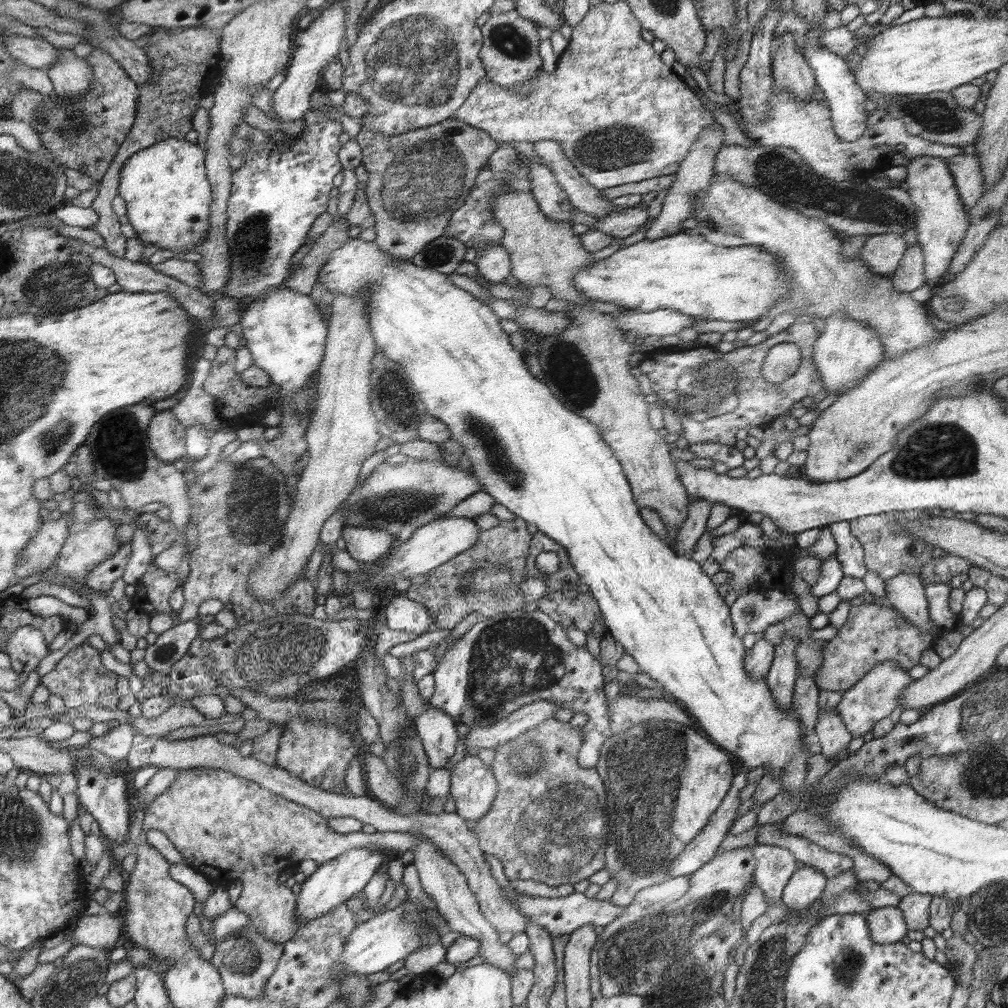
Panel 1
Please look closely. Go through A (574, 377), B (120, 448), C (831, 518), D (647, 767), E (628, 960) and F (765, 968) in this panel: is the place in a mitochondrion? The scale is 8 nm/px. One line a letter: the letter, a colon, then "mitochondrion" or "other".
A: mitochondrion
B: mitochondrion
C: other
D: mitochondrion
E: mitochondrion
F: mitochondrion

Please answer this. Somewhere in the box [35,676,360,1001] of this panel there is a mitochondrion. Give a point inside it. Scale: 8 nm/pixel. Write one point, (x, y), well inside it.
(243, 967)

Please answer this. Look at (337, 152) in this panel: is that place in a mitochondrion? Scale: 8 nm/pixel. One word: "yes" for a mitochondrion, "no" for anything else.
no

